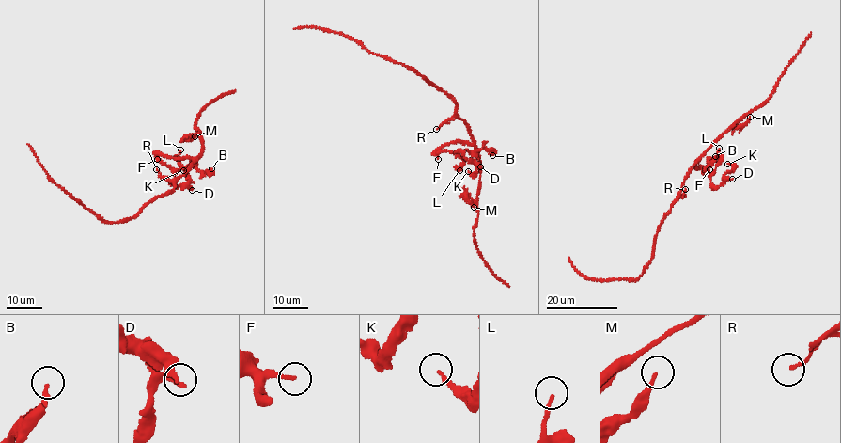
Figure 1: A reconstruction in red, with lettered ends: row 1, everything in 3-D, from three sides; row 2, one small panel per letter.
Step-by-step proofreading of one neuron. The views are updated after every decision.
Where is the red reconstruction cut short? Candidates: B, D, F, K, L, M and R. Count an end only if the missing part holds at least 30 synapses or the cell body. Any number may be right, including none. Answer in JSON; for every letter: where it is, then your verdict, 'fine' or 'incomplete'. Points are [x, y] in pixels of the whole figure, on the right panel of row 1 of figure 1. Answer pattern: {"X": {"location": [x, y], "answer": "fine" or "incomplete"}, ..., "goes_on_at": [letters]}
{"B": {"location": [715, 156], "answer": "fine"}, "D": {"location": [732, 179], "answer": "fine"}, "F": {"location": [709, 169], "answer": "fine"}, "K": {"location": [727, 164], "answer": "fine"}, "L": {"location": [719, 148], "answer": "fine"}, "M": {"location": [750, 117], "answer": "fine"}, "R": {"location": [685, 189], "answer": "fine"}, "goes_on_at": []}

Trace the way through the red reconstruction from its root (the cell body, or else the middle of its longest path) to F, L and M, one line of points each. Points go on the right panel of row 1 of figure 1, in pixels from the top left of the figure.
F: (676, 201), (684, 180), (698, 159), (695, 169), (709, 169)
L: (676, 201), (684, 180), (698, 159), (695, 169), (712, 173), (721, 157), (718, 153), (719, 148)
M: (676, 201), (684, 180), (696, 161), (743, 116), (737, 124), (739, 126), (744, 125), (750, 117)

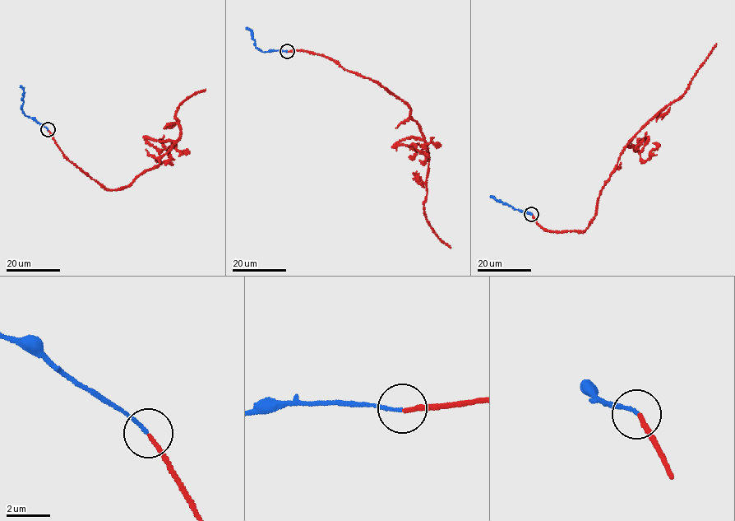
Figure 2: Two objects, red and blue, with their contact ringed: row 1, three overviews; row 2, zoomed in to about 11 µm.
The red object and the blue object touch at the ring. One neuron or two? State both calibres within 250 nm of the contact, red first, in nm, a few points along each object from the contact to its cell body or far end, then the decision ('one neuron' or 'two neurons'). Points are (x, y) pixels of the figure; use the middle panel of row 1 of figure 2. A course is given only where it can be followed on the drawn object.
calibres 170 and 130 nm; course red (287, 51), (299, 49), (332, 59), (406, 102), (427, 145), (427, 220), (450, 248); course blue (287, 51), (263, 51), (255, 46), (251, 30), (246, 30); one neuron

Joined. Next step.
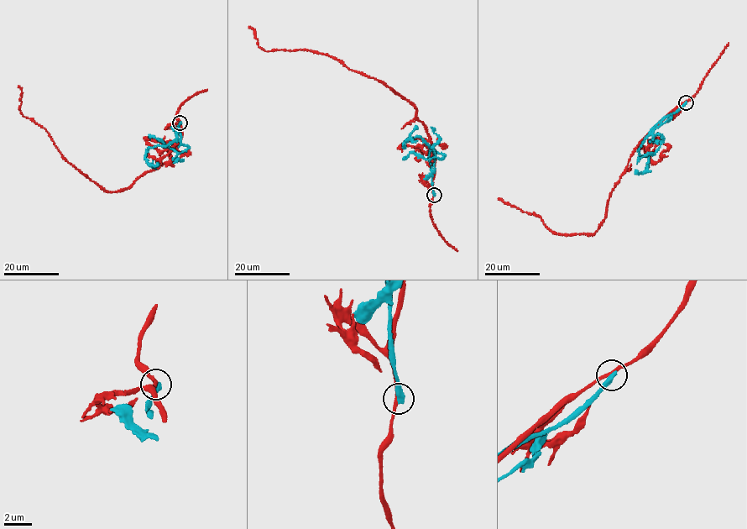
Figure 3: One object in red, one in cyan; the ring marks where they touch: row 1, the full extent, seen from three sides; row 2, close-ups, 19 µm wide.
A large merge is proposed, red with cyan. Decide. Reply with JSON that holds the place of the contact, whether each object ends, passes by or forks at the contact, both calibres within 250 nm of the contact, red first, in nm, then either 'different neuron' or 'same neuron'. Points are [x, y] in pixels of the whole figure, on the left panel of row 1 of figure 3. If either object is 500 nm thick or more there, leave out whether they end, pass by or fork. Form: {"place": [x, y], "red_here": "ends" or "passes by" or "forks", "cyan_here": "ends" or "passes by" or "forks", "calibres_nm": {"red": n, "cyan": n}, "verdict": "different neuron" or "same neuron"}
{"place": [180, 123], "red_here": "passes by", "cyan_here": "ends", "calibres_nm": {"red": 240, "cyan": 440}, "verdict": "different neuron"}

